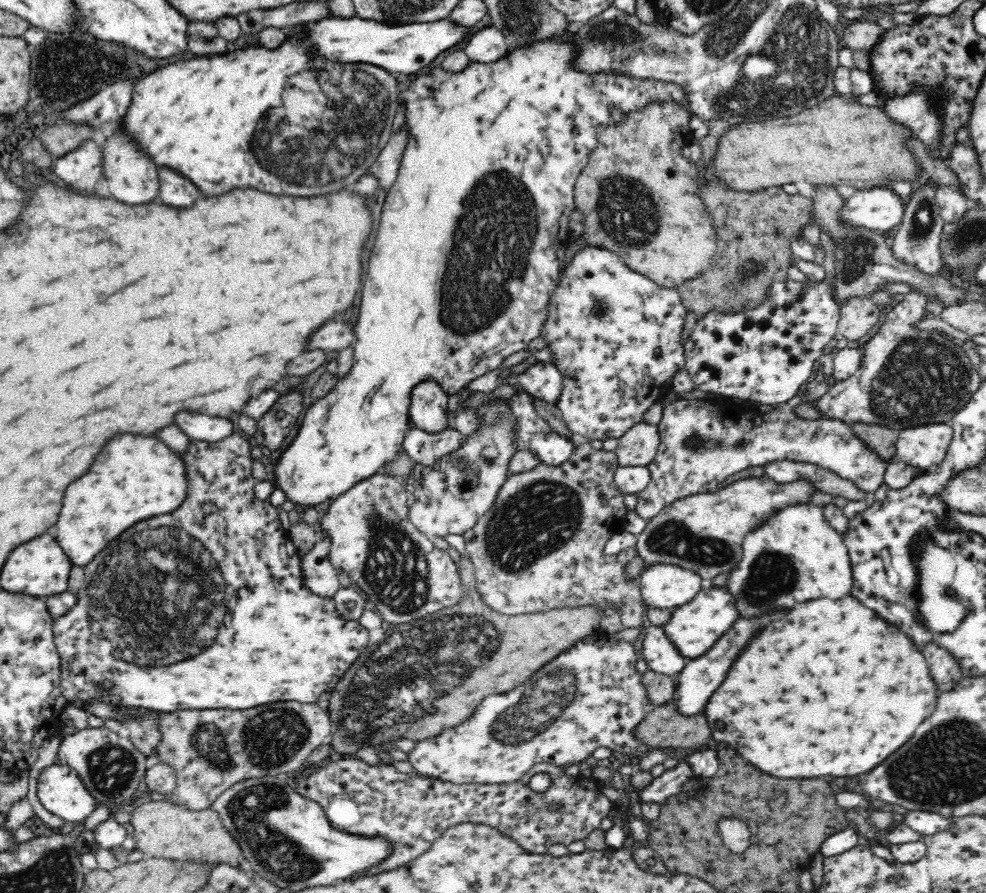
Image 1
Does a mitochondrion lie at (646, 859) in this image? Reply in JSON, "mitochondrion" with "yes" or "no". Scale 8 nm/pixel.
{"mitochondrion":"no"}

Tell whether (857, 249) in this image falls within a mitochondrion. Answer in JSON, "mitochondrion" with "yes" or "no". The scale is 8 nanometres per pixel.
{"mitochondrion":"yes"}

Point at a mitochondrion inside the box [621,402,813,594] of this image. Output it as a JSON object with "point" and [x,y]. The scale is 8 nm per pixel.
{"point":[674,538]}

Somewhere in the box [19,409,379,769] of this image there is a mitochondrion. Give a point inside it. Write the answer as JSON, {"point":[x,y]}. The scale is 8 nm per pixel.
{"point":[158,593]}

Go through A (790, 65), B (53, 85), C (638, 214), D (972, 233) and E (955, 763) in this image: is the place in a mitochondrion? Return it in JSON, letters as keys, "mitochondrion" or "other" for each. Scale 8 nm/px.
{"A":"mitochondrion","B":"mitochondrion","C":"mitochondrion","D":"mitochondrion","E":"mitochondrion"}

